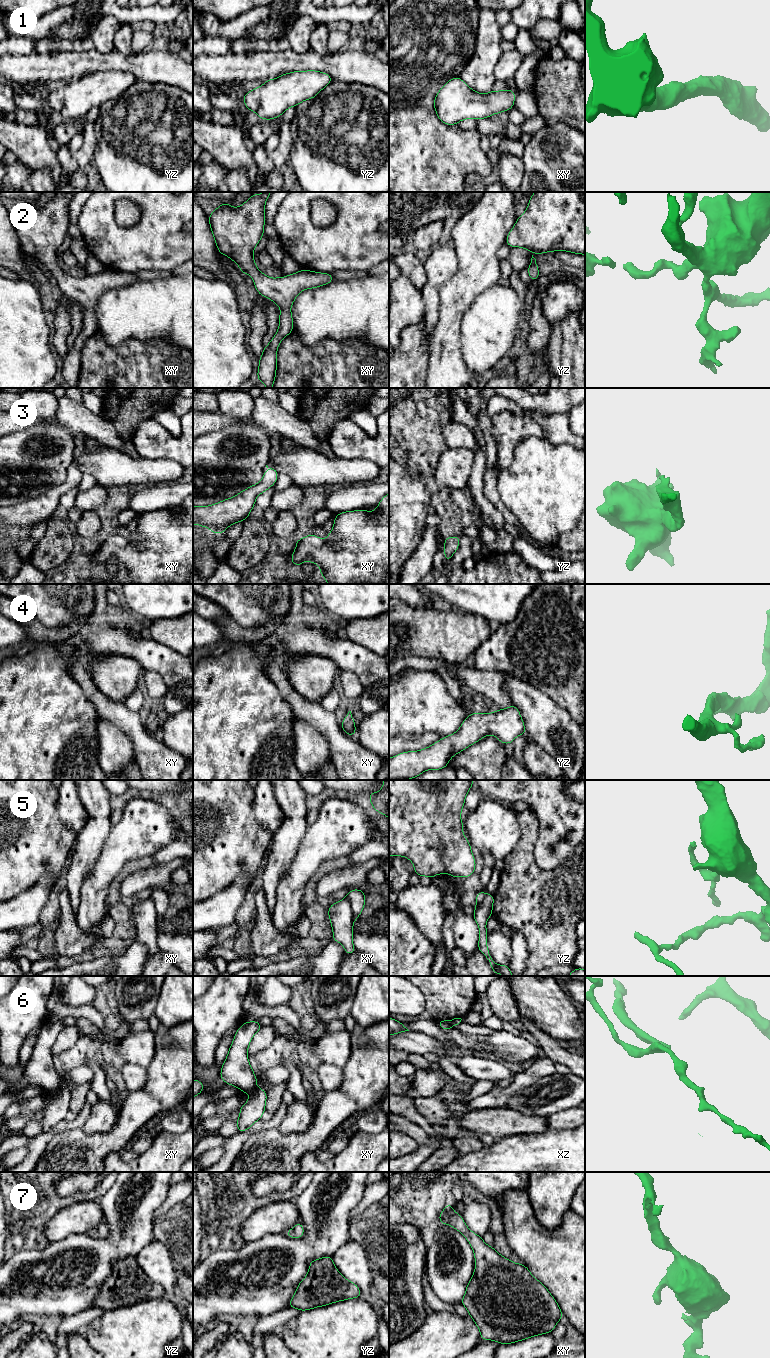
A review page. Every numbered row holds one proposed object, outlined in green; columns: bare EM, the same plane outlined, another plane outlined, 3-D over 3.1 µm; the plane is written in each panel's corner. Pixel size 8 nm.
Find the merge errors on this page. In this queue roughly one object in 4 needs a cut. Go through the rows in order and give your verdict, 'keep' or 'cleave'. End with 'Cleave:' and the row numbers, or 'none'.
1: keep
2: keep
3: keep
4: keep
5: cleave
6: cleave
7: keep
Cleave: 5, 6

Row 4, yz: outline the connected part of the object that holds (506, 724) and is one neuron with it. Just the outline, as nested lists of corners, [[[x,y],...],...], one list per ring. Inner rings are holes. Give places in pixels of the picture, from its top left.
[[[510,705],[490,714],[470,713],[455,733],[427,748],[402,752],[389,758],[389,780],[413,779],[426,770],[446,768],[454,755],[489,734],[502,744],[511,744],[517,736],[526,734],[518,708]]]

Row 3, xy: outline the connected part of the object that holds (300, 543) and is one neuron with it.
[[[389,493],[377,504],[375,511],[364,509],[345,511],[334,518],[333,529],[327,539],[309,534],[296,541],[296,549],[291,555],[293,565],[301,566],[304,561],[320,566],[319,572],[328,584],[389,584]]]

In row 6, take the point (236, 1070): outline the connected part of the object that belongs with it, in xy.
[[[257,1020],[244,1022],[236,1031],[227,1057],[221,1066],[220,1078],[243,1093],[251,1094],[257,1085],[257,1077],[249,1063],[247,1050],[253,1036],[261,1028]]]

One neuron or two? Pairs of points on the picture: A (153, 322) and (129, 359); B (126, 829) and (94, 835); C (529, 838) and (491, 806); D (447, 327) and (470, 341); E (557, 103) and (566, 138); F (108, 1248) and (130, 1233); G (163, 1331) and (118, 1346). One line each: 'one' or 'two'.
A: two
B: two
C: two
D: two
E: two
F: one
G: one

